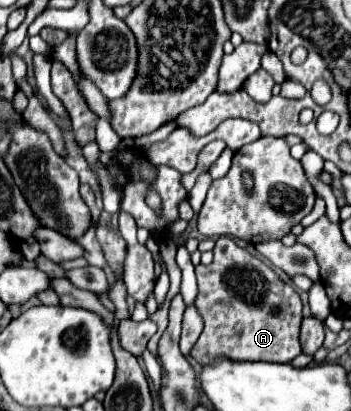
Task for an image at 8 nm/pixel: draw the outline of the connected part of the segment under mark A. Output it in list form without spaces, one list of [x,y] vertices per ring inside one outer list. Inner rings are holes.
[[[219,237],[213,249],[215,259],[211,265],[197,265],[197,279],[199,279],[199,295],[195,299],[195,307],[203,317],[205,329],[197,339],[191,357],[201,363],[213,363],[219,357],[227,357],[231,361],[275,361],[275,363],[289,363],[293,357],[301,353],[299,343],[299,325],[301,325],[301,297],[295,289],[283,283],[271,267],[267,267],[261,259],[253,257],[247,249],[241,249],[233,239]]]

